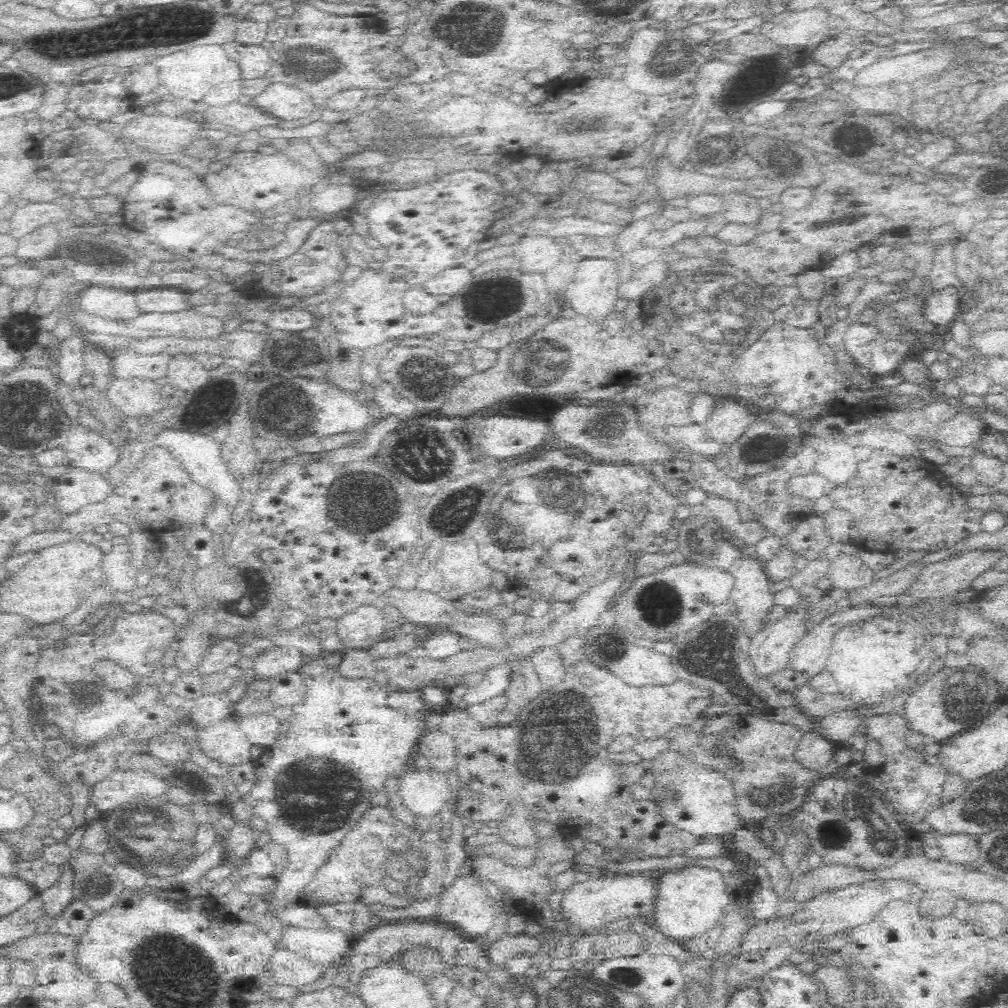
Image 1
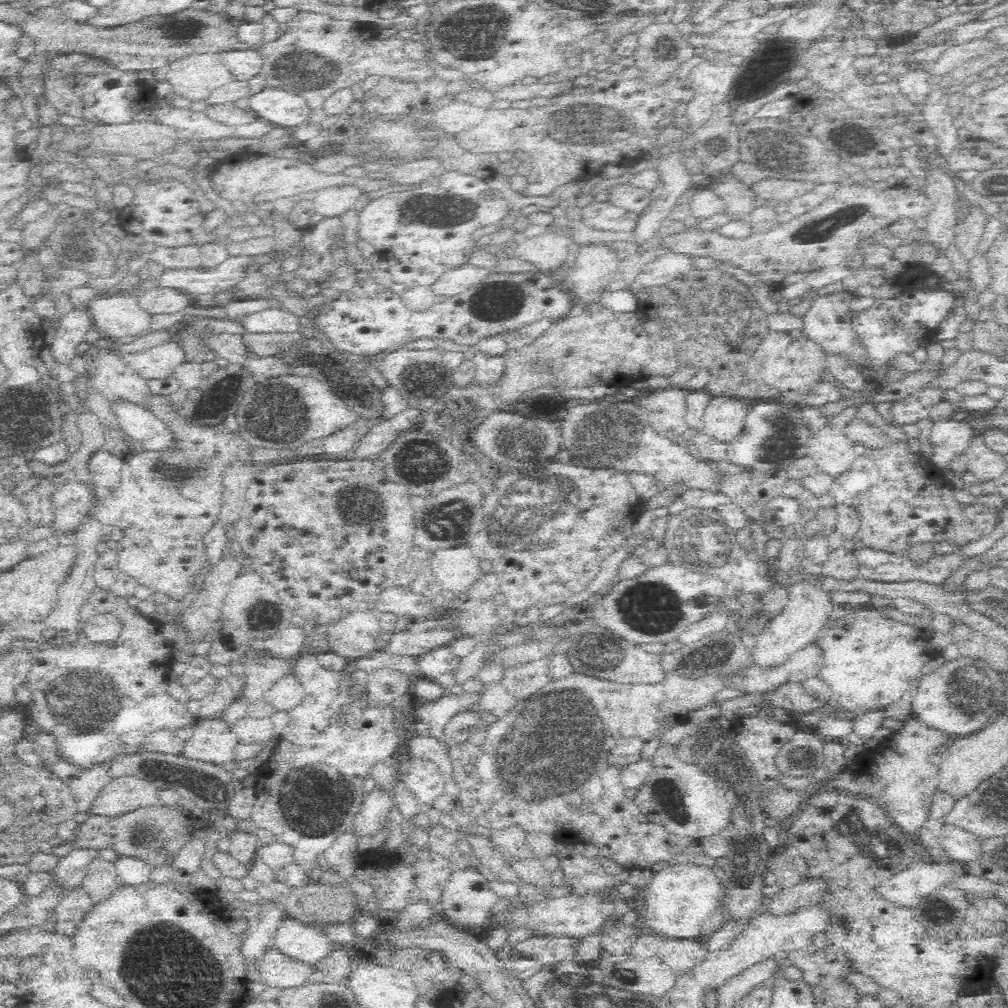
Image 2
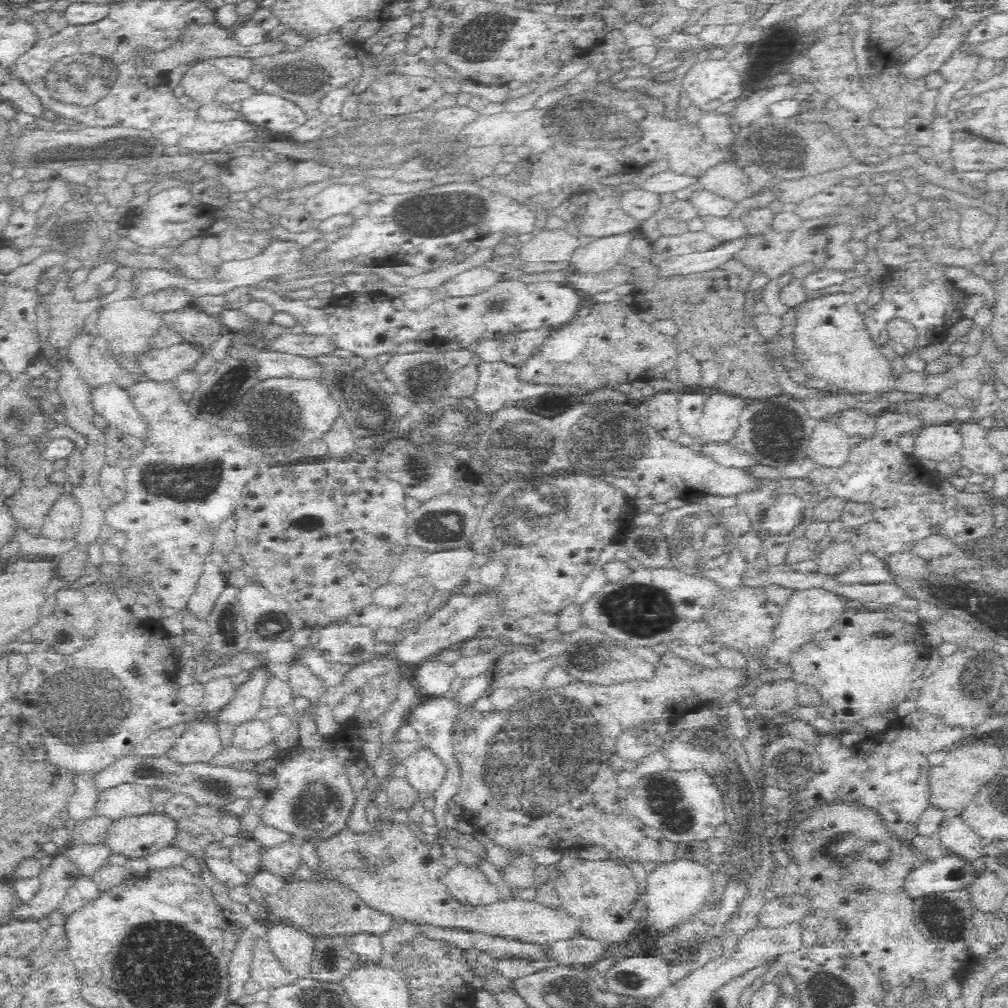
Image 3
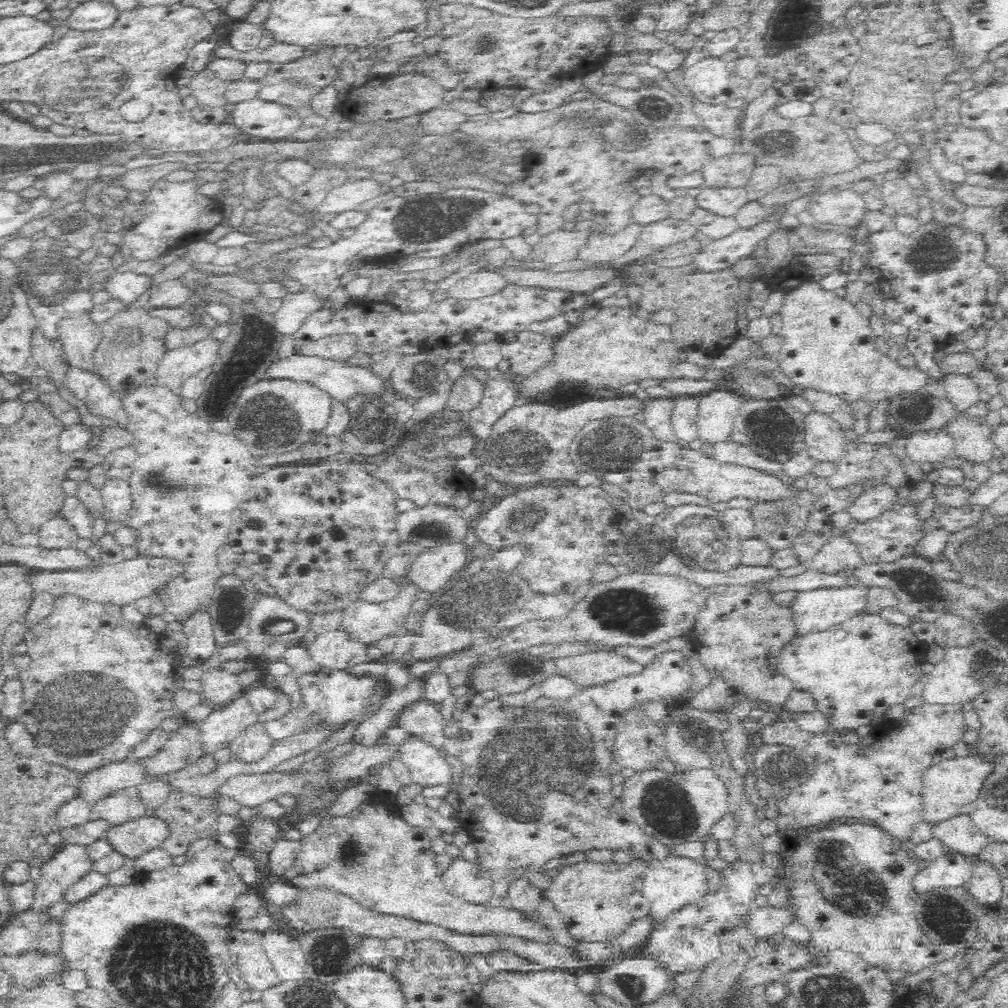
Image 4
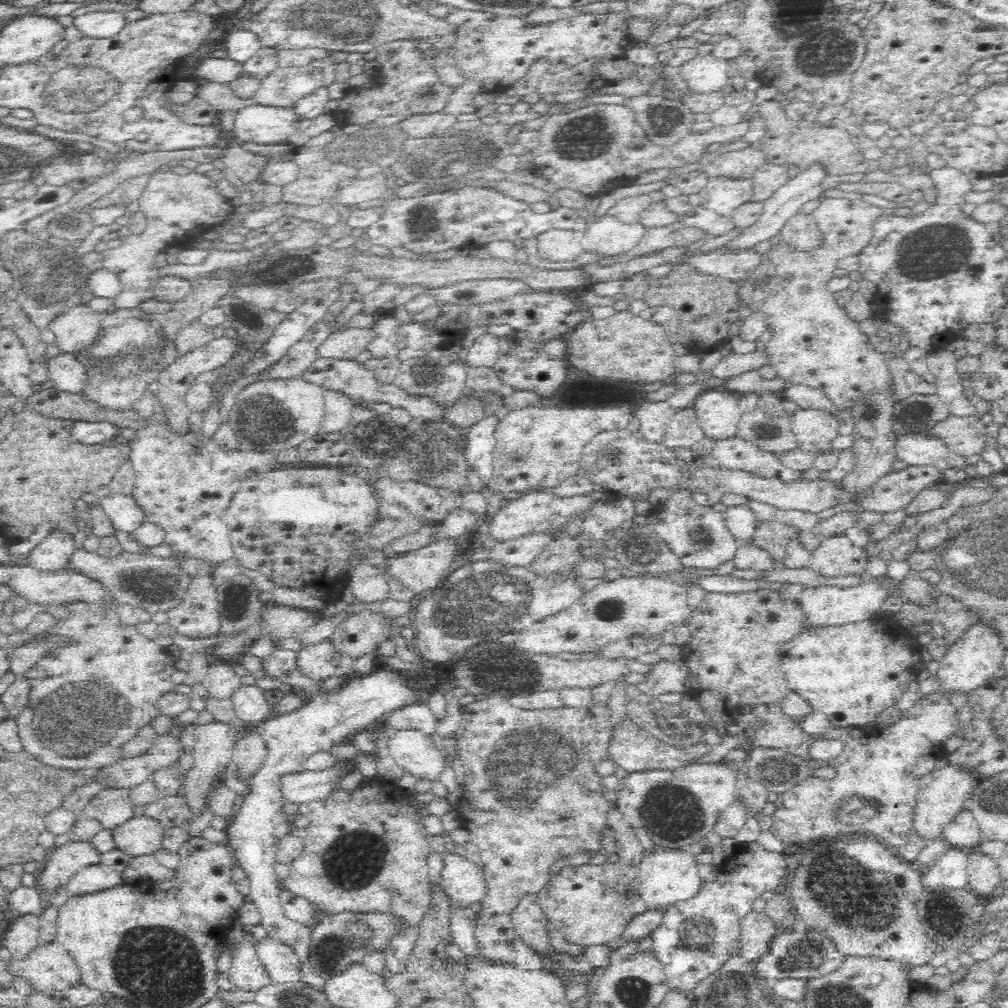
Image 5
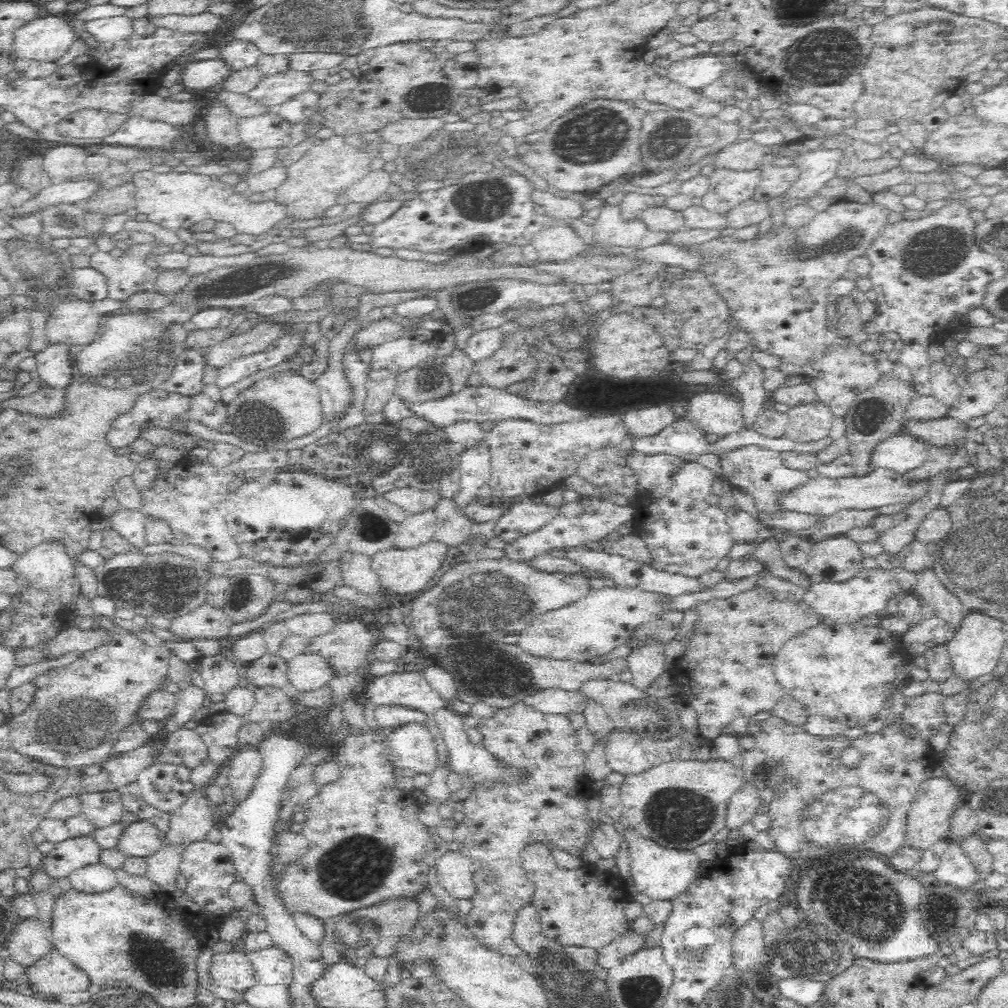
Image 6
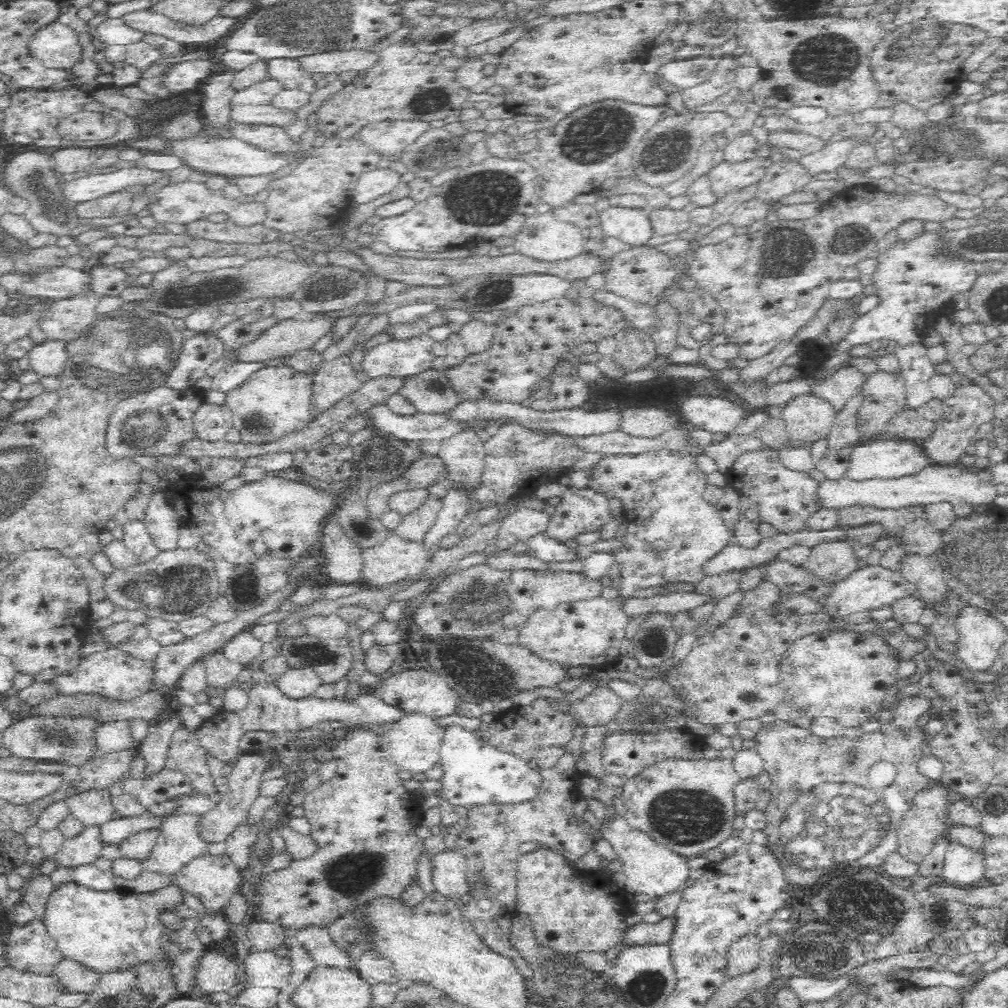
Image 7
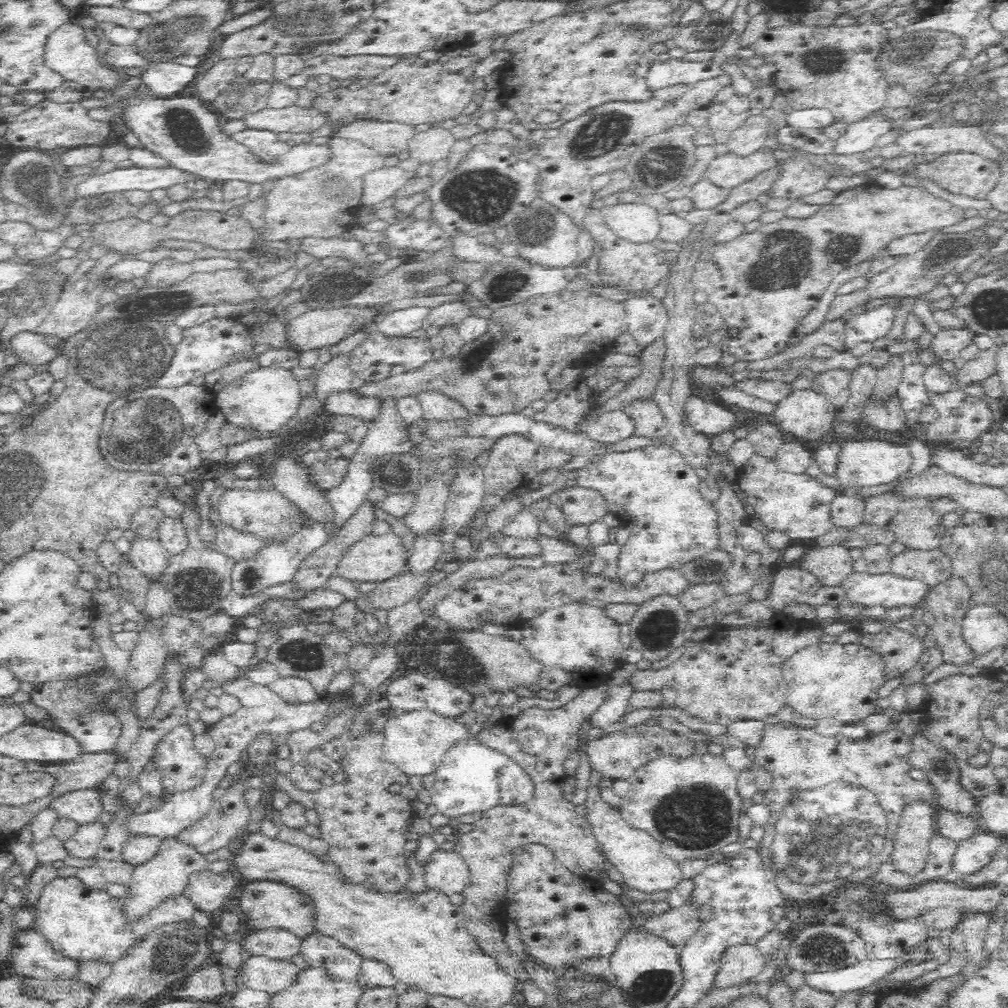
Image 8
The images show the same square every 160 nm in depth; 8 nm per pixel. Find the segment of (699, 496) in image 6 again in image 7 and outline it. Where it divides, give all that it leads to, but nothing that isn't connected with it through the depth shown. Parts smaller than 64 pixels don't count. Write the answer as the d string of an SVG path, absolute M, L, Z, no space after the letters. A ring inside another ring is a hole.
M663 450L640 455L607 455L595 465L597 473L589 488L623 502L627 533L623 547L615 554L620 570L621 596L629 598L636 590L649 586L662 587L678 582L697 584L708 576L706 566L712 558L734 542L733 531L727 527L718 509L702 497L708 475L695 461L692 454L684 451Z

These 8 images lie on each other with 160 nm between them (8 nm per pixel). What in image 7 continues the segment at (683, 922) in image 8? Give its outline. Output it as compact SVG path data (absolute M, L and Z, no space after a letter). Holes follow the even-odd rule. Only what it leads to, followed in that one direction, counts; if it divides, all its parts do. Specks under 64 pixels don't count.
M671 918L659 923L635 923L621 935L622 949L634 948L645 944L662 944L668 942L673 930Z

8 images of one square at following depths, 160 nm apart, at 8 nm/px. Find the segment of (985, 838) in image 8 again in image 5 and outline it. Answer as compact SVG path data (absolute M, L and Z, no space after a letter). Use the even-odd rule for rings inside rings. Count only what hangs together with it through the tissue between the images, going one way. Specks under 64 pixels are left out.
M949 848L921 876L922 886L967 888L968 850Z

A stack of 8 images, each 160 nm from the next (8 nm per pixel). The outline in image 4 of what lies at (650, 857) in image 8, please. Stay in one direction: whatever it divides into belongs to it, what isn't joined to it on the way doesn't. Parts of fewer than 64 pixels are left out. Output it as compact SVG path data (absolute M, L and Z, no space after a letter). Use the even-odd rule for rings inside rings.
M666 857L664 860L650 862L648 870L644 874L644 886L642 886L642 894L646 896L646 900L652 904L650 910L650 920L655 925L663 923L668 916L681 908L694 904L700 900L704 894L712 891L708 884L708 866L702 865L688 857Z

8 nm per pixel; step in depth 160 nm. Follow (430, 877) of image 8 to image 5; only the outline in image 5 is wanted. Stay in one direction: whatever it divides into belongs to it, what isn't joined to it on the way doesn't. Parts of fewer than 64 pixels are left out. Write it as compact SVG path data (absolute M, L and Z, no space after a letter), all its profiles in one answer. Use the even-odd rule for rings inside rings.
M446 852L444 862L440 881L452 901L462 909L481 902L487 893L483 871L457 853Z

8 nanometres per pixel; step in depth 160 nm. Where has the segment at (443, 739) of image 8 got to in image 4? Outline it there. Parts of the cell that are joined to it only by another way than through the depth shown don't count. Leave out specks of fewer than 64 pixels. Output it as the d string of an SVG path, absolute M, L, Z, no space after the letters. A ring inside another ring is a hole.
M406 738L400 751L402 762L410 770L412 782L423 789L450 784L454 774L458 773L450 768L440 752L420 739Z

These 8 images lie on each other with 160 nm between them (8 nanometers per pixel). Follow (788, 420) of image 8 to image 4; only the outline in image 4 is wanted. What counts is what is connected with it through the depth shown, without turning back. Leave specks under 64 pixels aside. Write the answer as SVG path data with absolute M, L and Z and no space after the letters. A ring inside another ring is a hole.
M811 412L805 415L804 446L811 458L818 462L840 462L844 458L846 434L827 414Z

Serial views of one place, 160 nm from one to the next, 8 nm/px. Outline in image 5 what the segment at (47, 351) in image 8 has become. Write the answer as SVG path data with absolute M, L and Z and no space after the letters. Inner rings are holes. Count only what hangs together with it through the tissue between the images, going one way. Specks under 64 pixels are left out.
M60 354L53 356L47 367L47 378L53 381L58 390L75 395L84 394L89 383L89 376L82 359Z

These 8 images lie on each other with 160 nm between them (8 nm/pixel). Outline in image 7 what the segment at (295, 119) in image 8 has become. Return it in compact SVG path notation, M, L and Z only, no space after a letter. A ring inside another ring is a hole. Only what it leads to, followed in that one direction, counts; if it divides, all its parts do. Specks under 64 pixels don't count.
M272 103L264 105L256 104L231 104L231 118L240 124L271 124L272 126L284 126L293 120L296 114L292 111L284 111L276 108Z

